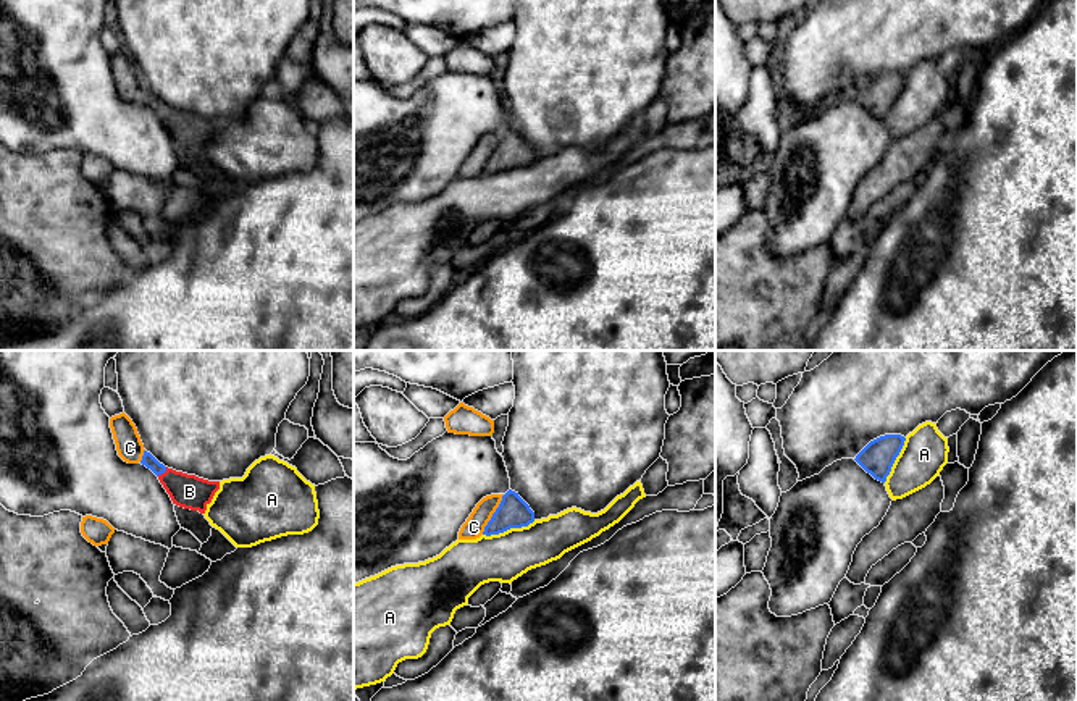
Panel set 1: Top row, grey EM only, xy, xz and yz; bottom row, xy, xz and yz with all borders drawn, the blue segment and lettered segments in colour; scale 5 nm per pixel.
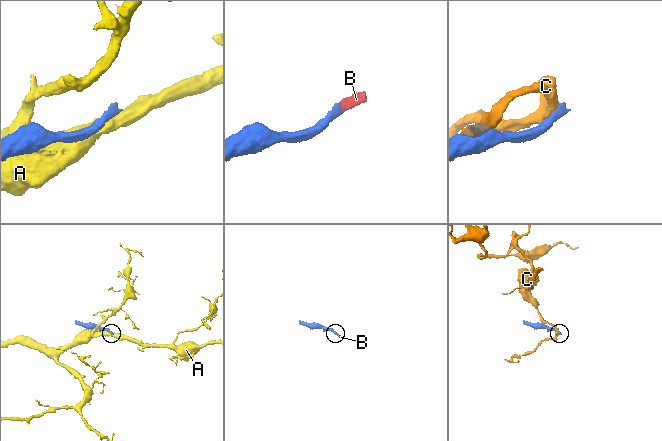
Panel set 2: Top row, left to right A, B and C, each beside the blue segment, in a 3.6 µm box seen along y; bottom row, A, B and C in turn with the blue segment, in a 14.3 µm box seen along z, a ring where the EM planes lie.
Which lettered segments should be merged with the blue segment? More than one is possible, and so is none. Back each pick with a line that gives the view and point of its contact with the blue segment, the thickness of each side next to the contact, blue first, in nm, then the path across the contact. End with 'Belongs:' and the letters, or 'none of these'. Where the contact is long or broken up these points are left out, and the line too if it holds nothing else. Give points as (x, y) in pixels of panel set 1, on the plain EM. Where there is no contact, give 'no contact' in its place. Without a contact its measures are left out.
B: xy (162, 110) | 70/170 nm | across xy (149, 99), (162, 110), (189, 130)
Belongs: B

